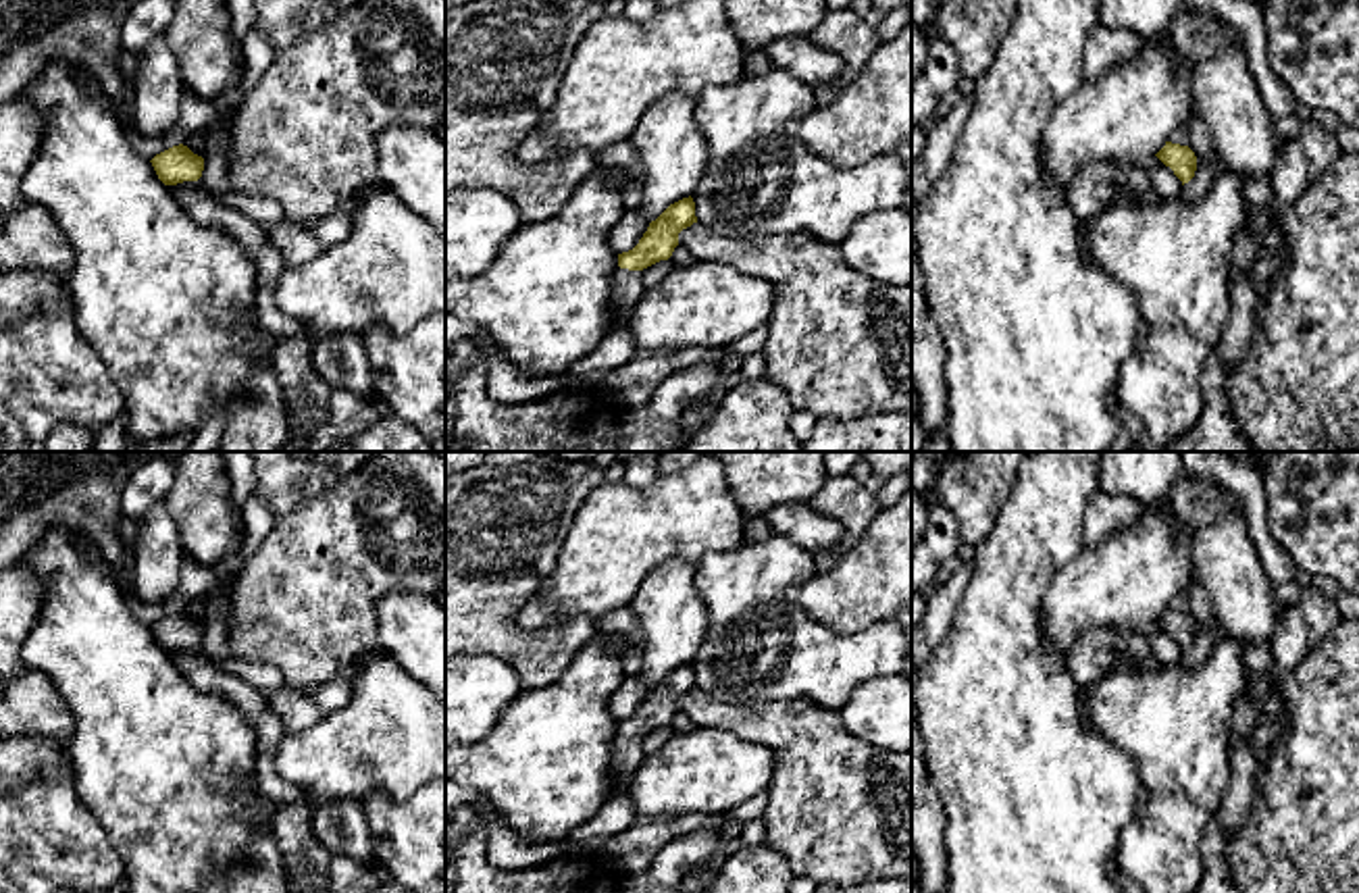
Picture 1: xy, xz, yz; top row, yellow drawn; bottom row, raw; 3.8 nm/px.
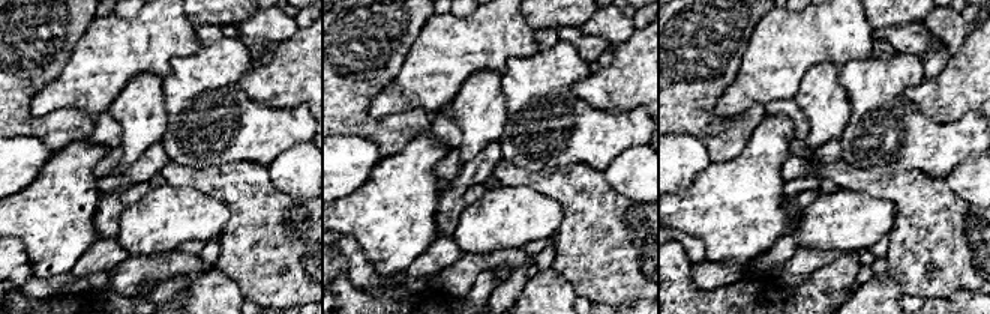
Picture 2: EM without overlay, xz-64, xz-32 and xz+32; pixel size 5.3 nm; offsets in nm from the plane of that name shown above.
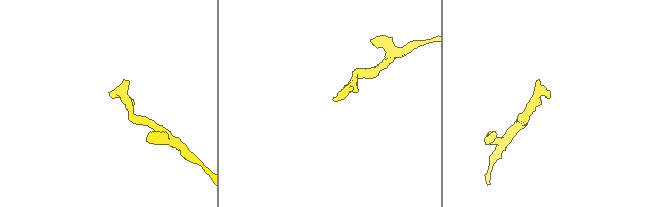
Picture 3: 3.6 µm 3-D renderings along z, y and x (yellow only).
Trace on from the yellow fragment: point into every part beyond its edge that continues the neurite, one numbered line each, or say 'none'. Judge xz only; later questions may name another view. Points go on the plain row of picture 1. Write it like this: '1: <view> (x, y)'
1: xz (627, 750)

